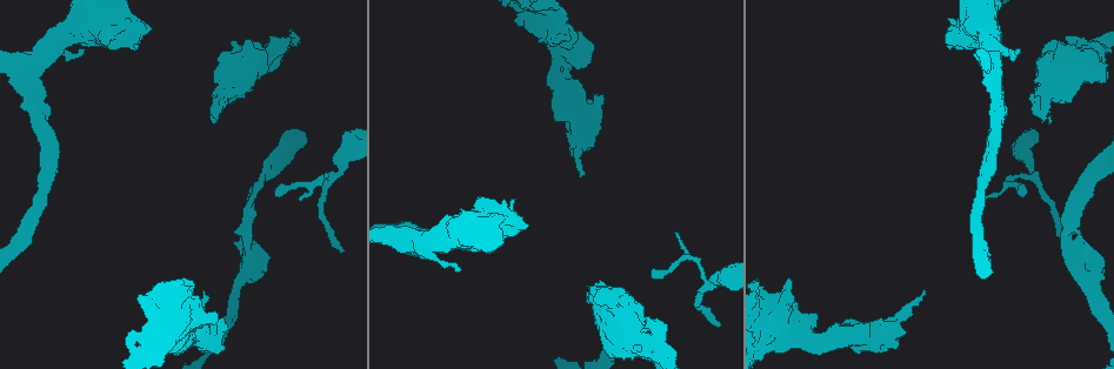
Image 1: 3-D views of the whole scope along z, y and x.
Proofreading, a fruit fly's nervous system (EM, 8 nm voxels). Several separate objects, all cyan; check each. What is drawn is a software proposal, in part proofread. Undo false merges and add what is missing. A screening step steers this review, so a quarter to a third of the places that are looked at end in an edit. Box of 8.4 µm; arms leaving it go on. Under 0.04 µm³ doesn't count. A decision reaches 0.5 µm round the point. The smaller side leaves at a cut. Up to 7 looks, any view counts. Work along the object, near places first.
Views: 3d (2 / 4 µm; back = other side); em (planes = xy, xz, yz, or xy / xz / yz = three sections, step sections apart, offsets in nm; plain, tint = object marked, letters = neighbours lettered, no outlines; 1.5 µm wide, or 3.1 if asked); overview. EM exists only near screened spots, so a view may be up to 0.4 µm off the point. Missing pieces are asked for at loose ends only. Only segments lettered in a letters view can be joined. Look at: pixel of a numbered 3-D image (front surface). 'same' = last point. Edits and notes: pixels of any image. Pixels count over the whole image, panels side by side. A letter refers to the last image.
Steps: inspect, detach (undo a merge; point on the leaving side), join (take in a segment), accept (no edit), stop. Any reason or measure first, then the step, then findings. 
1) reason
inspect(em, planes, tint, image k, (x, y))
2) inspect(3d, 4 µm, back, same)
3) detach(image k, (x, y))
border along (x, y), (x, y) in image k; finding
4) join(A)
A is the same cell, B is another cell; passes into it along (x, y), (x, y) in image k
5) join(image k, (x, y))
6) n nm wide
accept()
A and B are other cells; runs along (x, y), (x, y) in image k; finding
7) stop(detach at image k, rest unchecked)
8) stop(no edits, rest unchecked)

three-way junction
inspect(em, planes, letters, image 1, (267, 174))

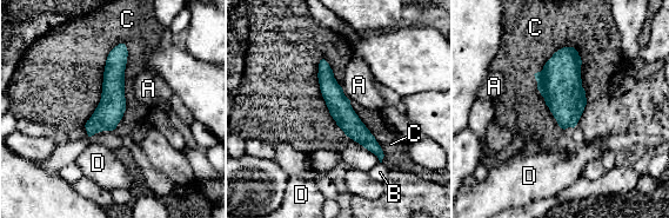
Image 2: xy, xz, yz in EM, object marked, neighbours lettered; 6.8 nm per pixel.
C touches over 600 nm
accept()
A, B, C and D are other cells; runs along (322, 63), (346, 119), (380, 154) in image 2; continuous, no second neuron

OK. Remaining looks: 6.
an open end
inspect(3d, 4 µm, image 1, (719, 324))

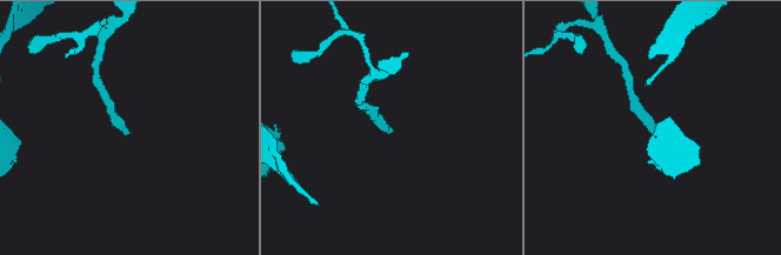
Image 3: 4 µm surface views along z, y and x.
shape alone is not enough
inspect(em, xz, step 4, letters, image 3, (128, 132))

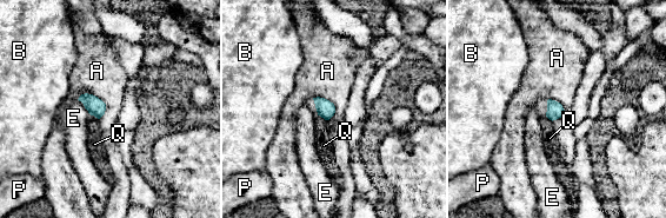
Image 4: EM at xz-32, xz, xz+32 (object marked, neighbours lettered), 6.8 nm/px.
cut it another way
inspect(em, planes, letters, same)

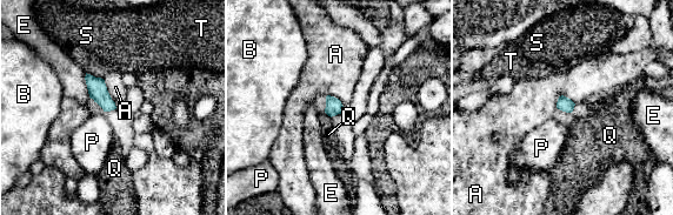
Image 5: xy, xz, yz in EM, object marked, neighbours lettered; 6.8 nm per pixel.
accept()
A, B, E, P, Q, S and T are other cells; none of them fits

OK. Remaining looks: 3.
branch stops here
inspect(em, xz, step 4, letters, image 1, (790, 279))

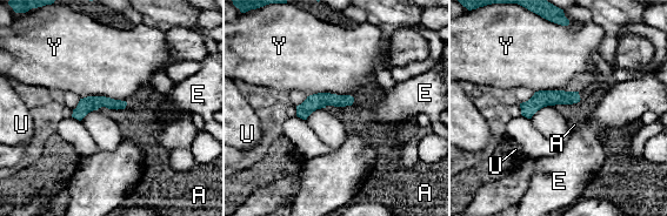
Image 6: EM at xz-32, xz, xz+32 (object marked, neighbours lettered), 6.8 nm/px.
accept()
A, E, U and Y are other cells; border along (349, 94), (313, 93), (307, 96) in image 6; none of them fits

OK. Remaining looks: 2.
stop(no edits, rest unchecked)

